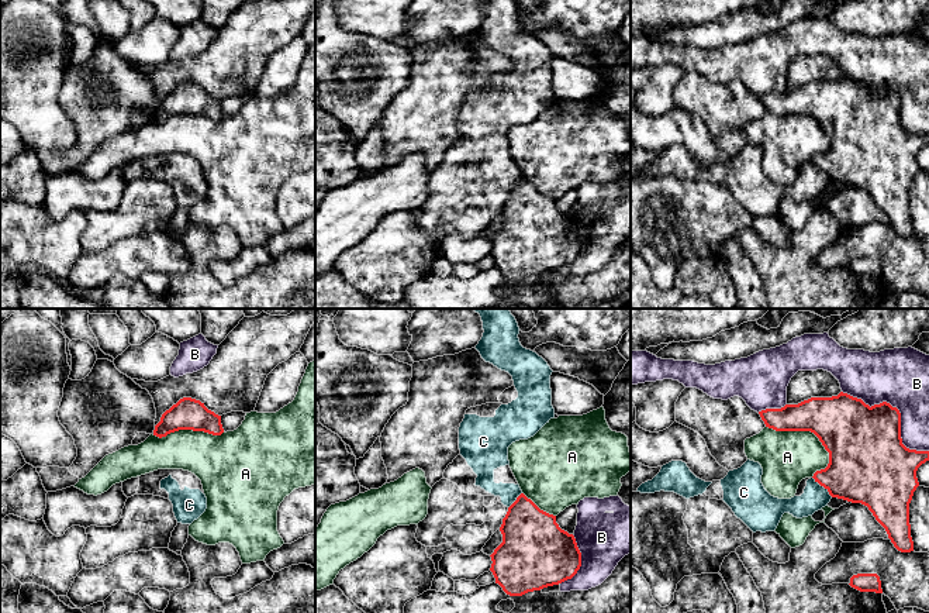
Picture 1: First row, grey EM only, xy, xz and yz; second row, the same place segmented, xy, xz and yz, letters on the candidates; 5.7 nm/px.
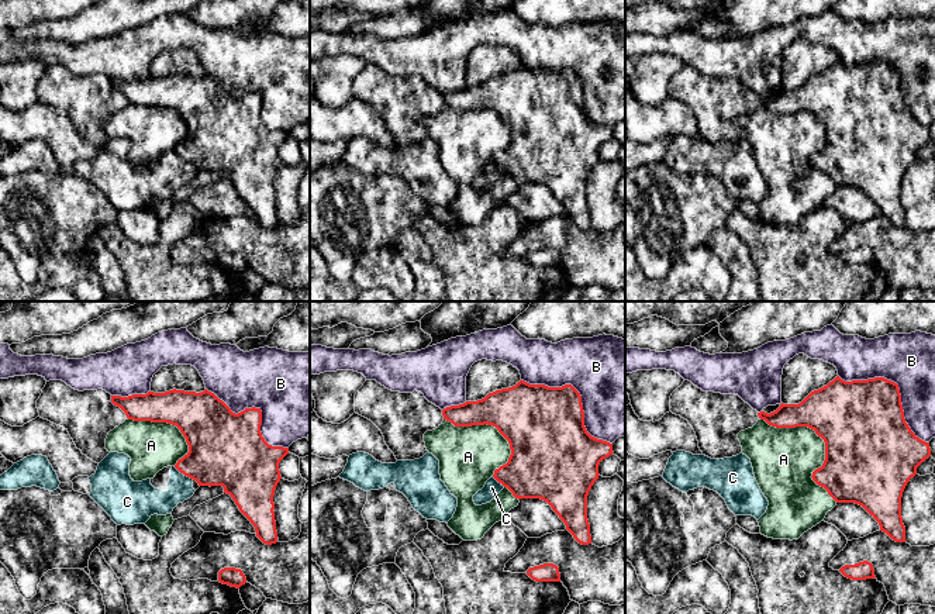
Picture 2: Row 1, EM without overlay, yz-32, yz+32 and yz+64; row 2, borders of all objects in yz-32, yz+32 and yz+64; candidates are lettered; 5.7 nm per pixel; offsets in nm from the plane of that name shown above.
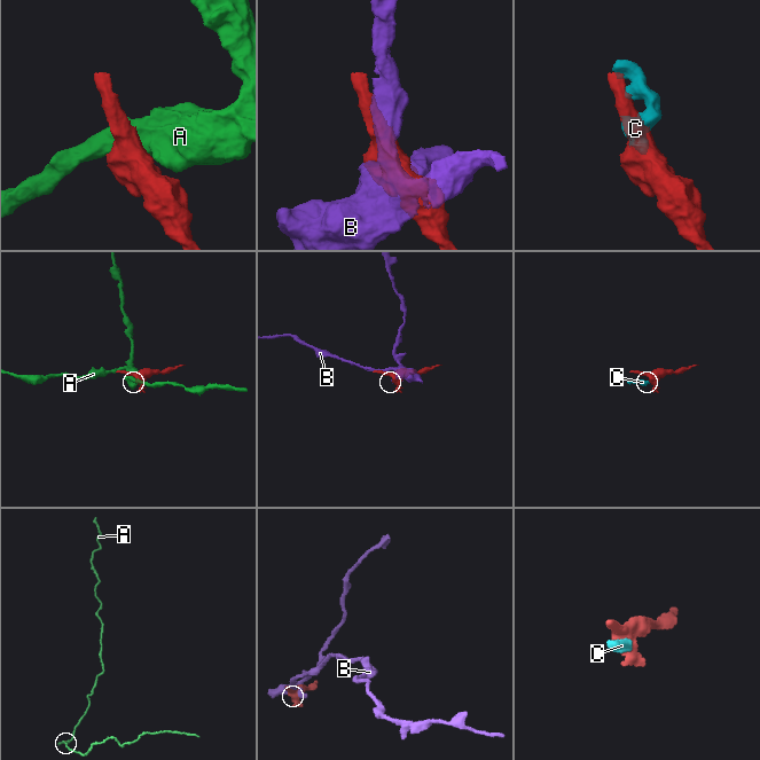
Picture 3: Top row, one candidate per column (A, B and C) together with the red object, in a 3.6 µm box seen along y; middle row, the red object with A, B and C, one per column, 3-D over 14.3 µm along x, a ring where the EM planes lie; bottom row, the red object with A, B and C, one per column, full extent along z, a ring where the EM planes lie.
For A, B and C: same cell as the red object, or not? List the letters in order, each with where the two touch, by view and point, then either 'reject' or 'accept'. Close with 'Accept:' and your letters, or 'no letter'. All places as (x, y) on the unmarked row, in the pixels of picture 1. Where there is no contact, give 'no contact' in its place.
A: yz (805, 114) | reject
B: yz (898, 96) | reject
C: yz (822, 169) | reject
Accept: no letter

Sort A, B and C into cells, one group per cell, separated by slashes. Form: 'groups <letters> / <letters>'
groups A / B / C

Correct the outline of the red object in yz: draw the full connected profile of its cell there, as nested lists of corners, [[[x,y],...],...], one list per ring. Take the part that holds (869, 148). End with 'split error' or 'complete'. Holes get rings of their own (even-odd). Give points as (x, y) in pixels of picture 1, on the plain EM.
[[[840,76],[832,82],[811,82],[798,89],[759,96],[766,111],[776,116],[811,116],[829,137],[829,148],[814,158],[815,166],[832,182],[868,192],[901,237],[914,235],[909,187],[919,171],[916,155],[929,145],[929,135],[909,134],[901,123],[901,97],[883,86],[868,90],[861,83]]]; complete

